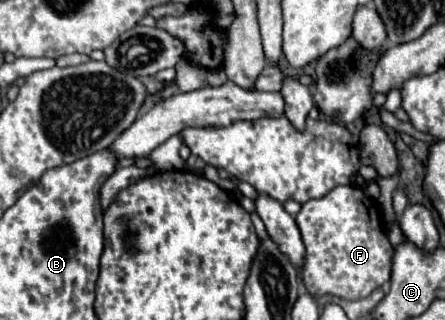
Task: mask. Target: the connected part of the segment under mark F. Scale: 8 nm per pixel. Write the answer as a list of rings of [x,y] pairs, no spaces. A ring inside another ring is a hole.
[[[336,186],[326,196],[304,202],[296,216],[296,224],[306,246],[300,282],[308,294],[360,300],[390,280],[394,248],[386,236],[386,226],[376,202],[360,188]]]

